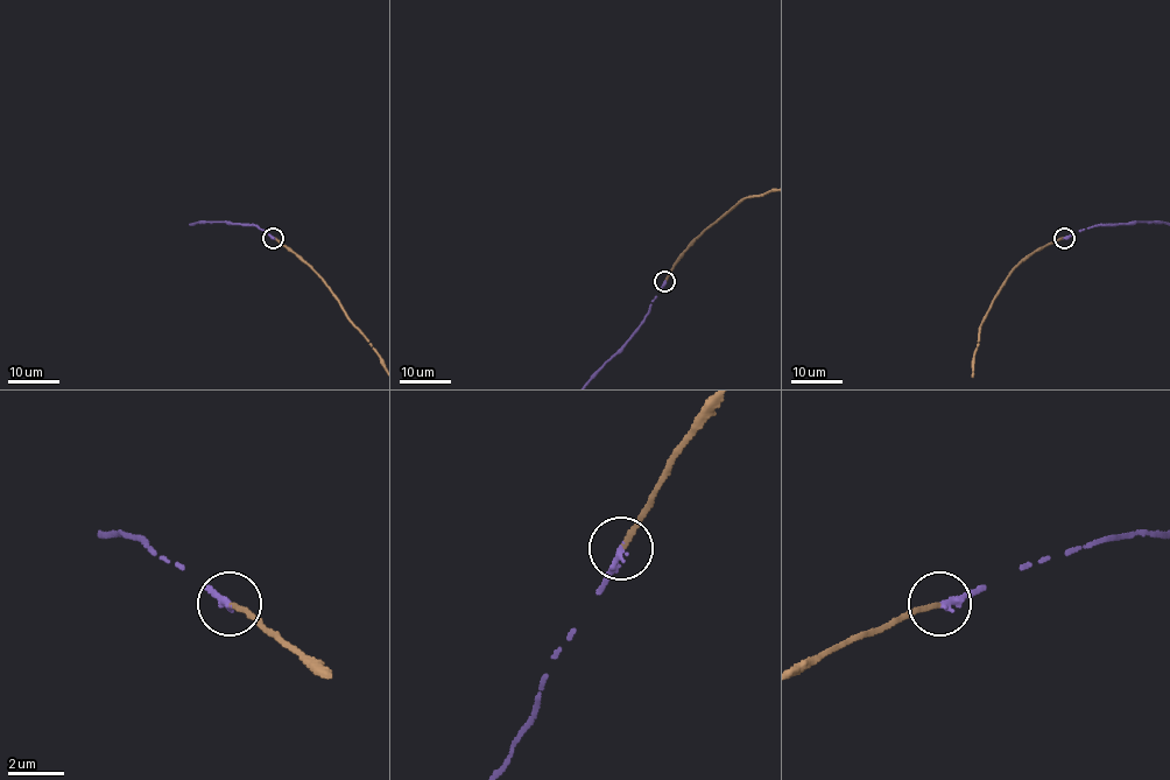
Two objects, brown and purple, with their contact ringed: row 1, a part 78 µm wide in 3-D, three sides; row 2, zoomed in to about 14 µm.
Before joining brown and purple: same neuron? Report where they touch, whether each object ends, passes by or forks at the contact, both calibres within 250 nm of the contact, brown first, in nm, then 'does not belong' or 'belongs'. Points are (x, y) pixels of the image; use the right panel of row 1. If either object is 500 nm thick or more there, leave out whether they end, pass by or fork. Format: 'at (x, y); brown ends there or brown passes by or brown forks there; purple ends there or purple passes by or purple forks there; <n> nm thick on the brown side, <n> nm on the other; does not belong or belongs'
at (1064, 238); brown ends there; purple ends there; 190 nm thick on the brown side, 240 nm on the other; belongs

